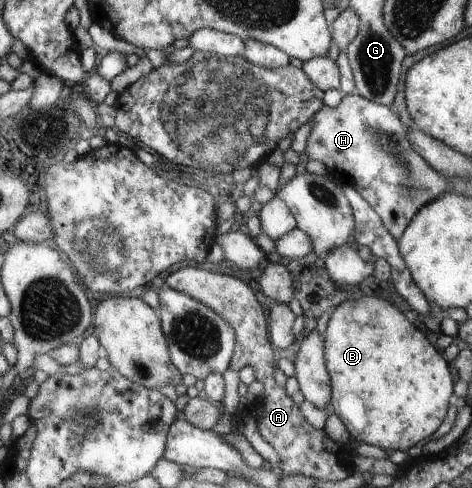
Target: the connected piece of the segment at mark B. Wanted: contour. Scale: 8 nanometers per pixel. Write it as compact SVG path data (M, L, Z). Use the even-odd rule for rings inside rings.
M372 295L344 300L334 309L325 333L328 369L332 369L332 381L336 381L335 414L346 426L354 444L364 442L390 452L395 449L406 452L442 425L454 379L446 359L432 347L428 337L408 321L406 313Z

